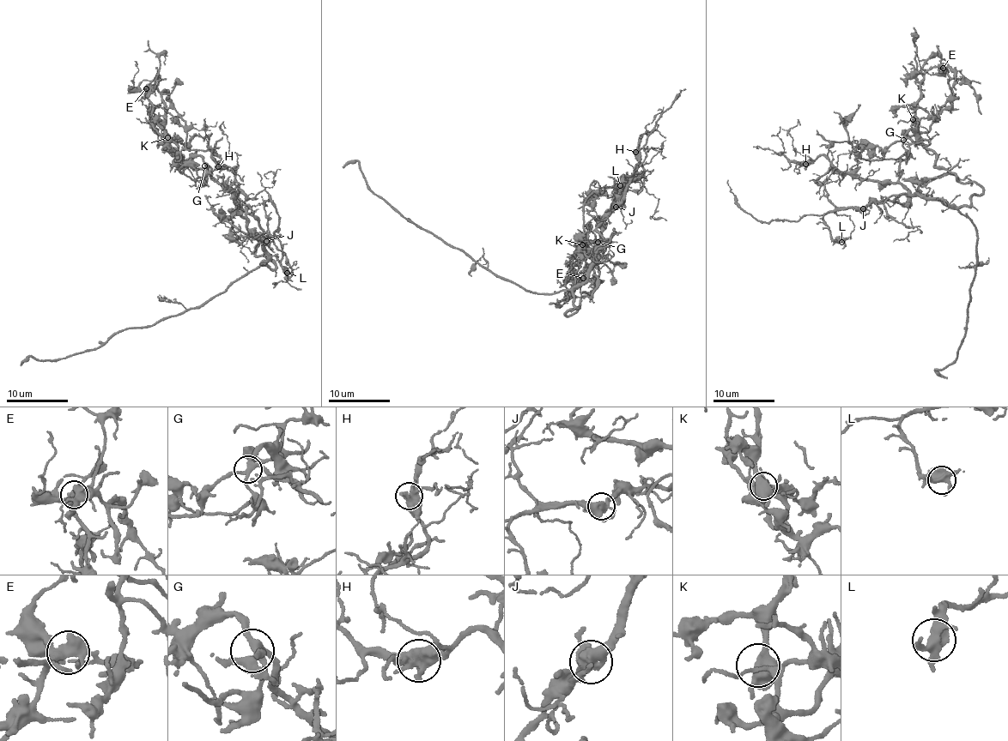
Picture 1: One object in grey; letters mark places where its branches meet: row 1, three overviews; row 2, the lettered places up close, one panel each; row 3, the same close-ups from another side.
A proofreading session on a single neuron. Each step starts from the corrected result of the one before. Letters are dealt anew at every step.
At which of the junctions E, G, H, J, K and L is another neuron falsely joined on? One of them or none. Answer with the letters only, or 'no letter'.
no letter

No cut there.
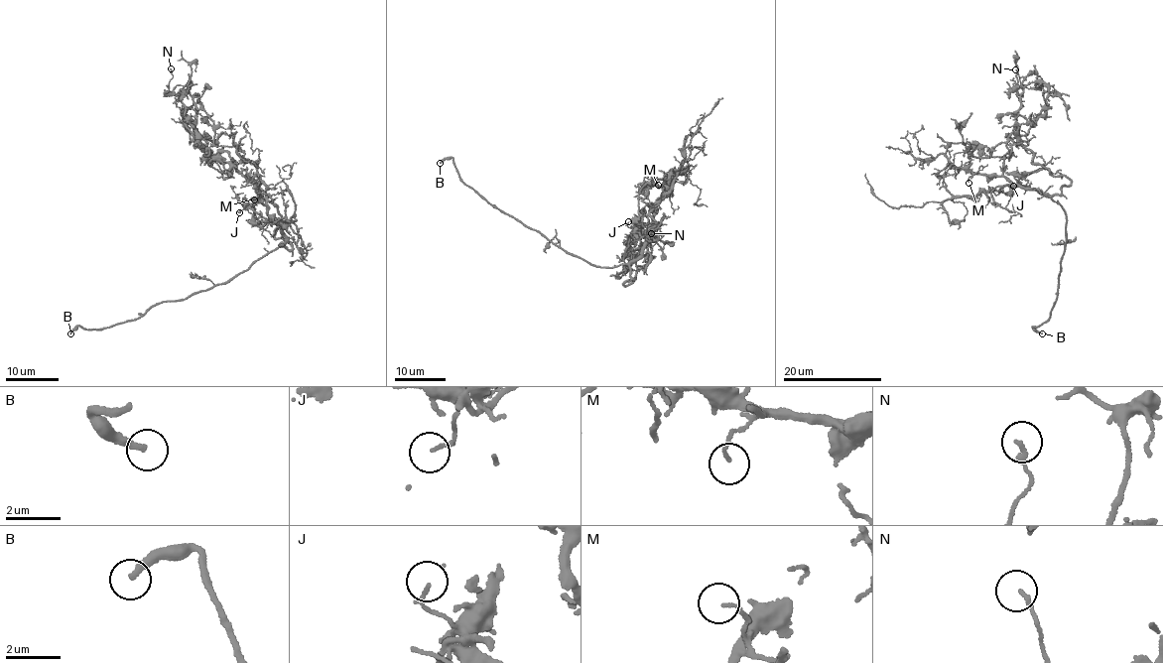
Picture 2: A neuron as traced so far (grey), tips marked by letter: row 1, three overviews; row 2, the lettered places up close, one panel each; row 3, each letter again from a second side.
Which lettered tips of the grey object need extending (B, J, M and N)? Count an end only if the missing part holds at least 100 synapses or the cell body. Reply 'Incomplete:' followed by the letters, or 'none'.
Incomplete: B

